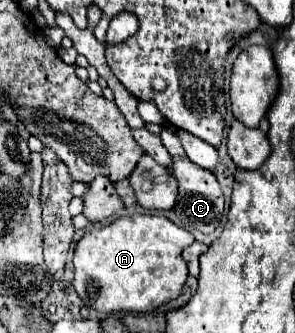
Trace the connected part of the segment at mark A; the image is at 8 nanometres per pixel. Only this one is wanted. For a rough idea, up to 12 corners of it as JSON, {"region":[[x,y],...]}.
{"region":[[126,215],[74,249],[74,289],[100,313],[176,299],[194,237]]}

